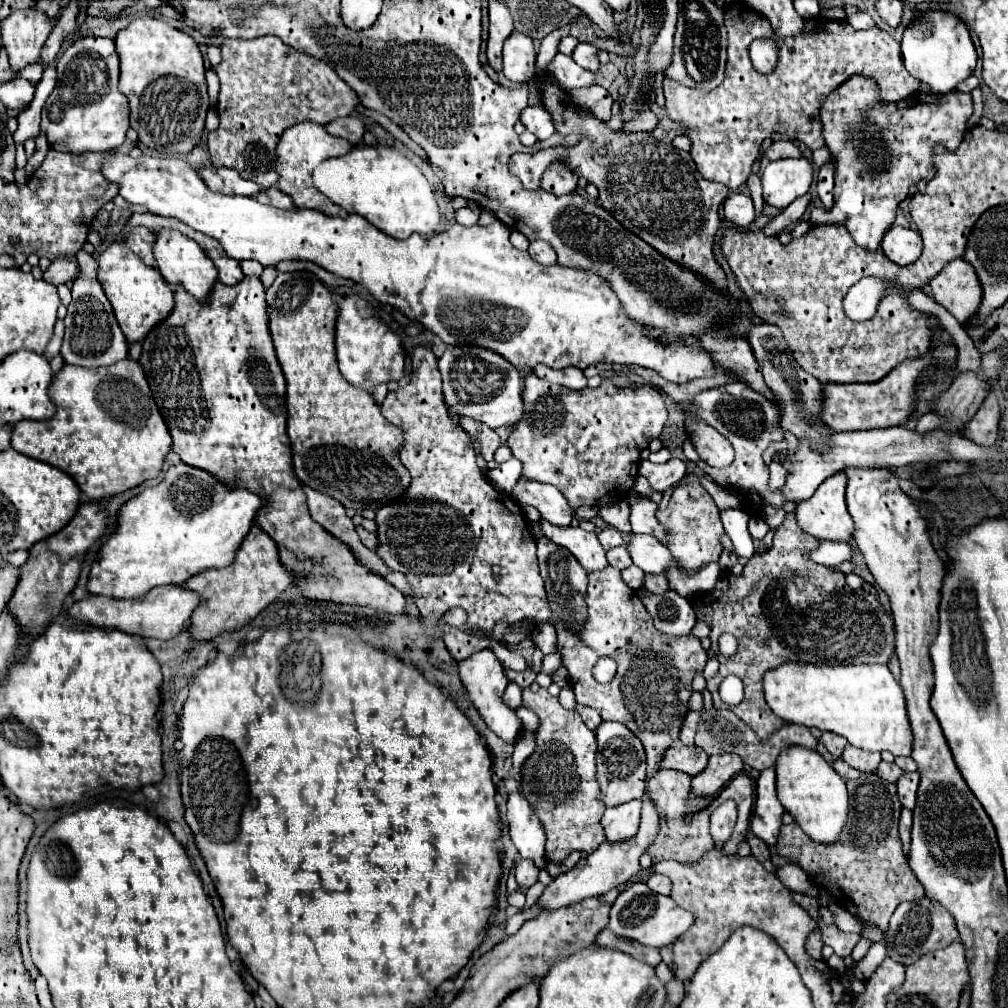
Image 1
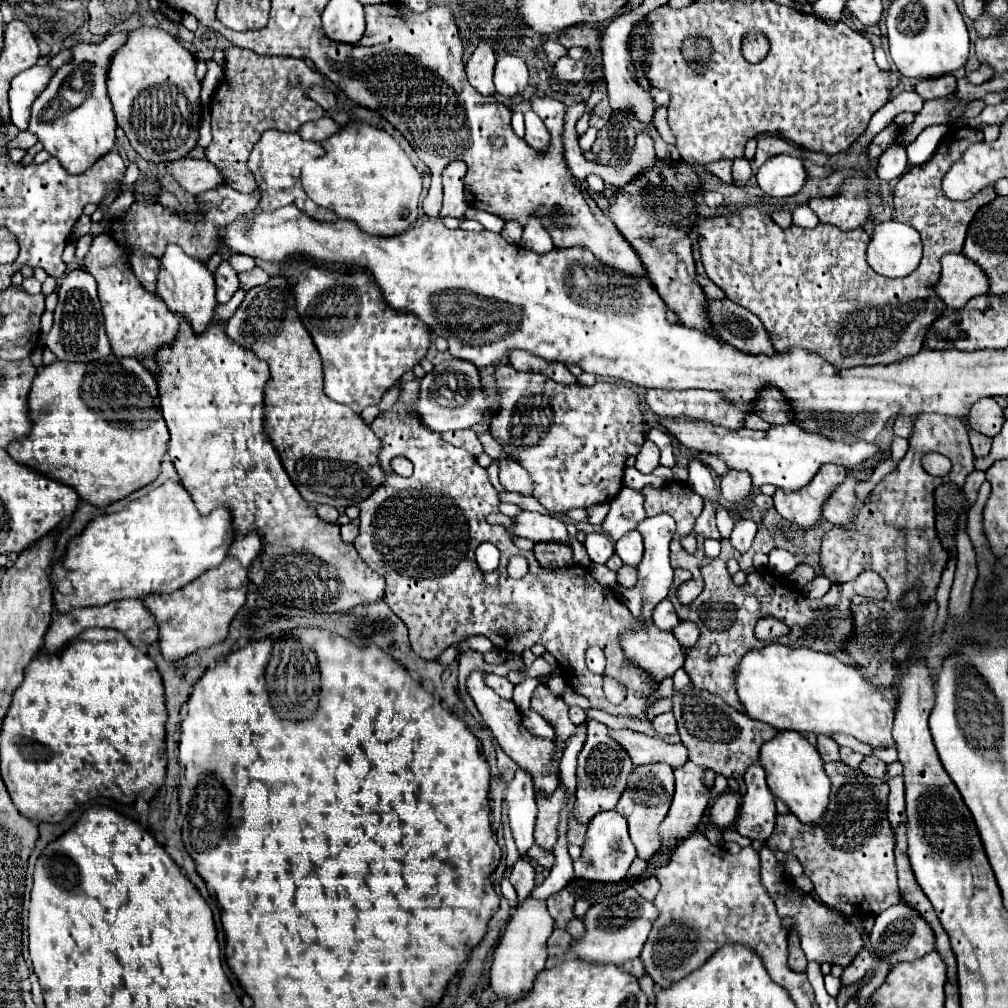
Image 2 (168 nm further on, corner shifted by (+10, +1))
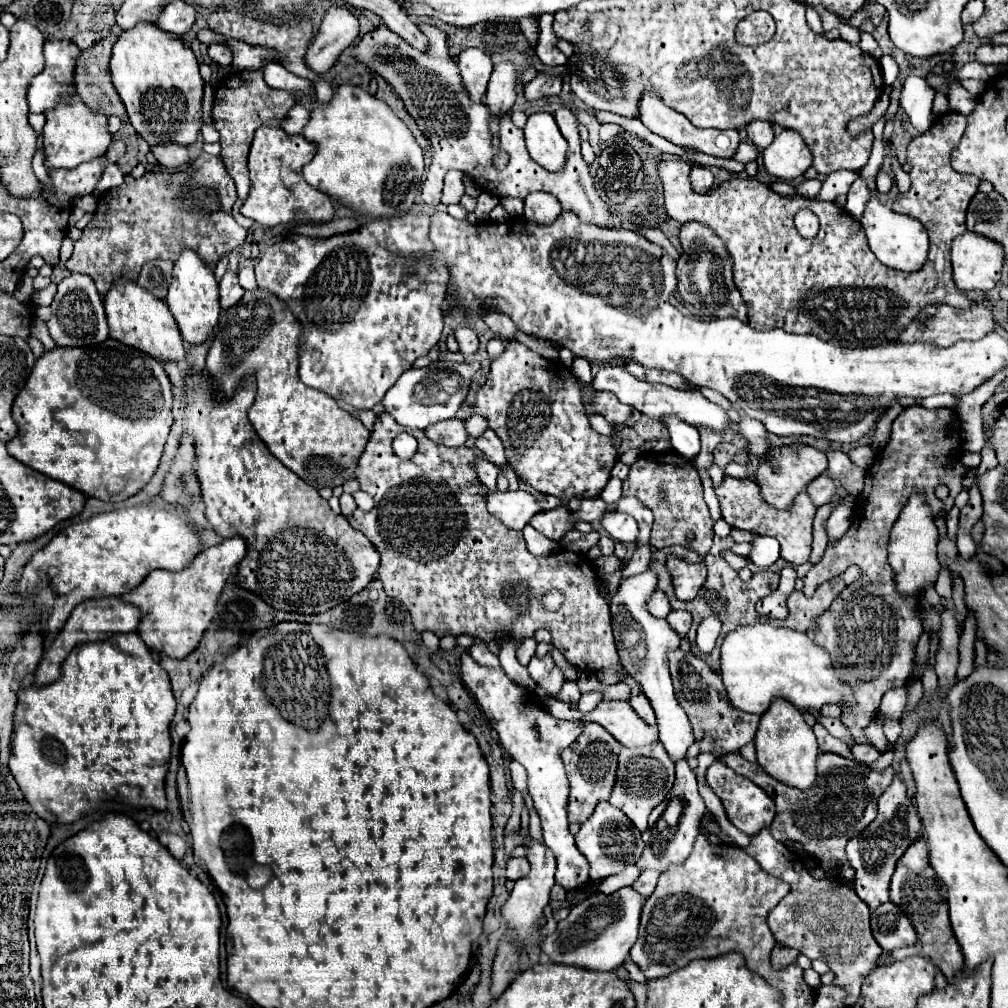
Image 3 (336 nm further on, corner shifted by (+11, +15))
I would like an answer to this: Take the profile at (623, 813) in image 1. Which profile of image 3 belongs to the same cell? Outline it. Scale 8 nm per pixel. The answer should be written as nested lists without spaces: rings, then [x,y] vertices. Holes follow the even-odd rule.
[[[600,802],[594,814],[584,824],[580,824],[580,830],[574,838],[576,838],[576,848],[584,854],[584,858],[590,864],[592,880],[602,880],[606,876],[622,872],[626,864],[636,862],[644,850],[644,842],[636,826],[628,820],[628,816],[622,810],[614,808],[610,802]]]

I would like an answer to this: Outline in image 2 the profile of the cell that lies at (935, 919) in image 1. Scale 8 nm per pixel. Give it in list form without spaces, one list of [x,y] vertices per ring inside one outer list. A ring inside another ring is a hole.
[[[899,902],[897,906],[891,906],[887,910],[883,910],[877,920],[875,926],[869,934],[869,942],[873,952],[877,952],[877,956],[889,964],[897,964],[897,962],[913,962],[929,952],[935,950],[935,934],[929,928],[929,924],[907,904]]]

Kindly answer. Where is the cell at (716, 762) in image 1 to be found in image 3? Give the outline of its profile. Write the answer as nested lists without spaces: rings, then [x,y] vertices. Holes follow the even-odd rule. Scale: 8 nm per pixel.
[[[682,758],[676,762],[676,782],[672,786],[672,790],[668,792],[668,800],[664,800],[664,804],[660,804],[660,808],[654,808],[650,818],[648,818],[648,830],[642,834],[642,840],[646,844],[644,848],[644,854],[642,858],[636,862],[640,870],[646,870],[646,868],[652,868],[652,870],[658,870],[658,872],[664,872],[664,868],[668,868],[668,864],[680,864],[680,860],[686,860],[686,856],[690,854],[692,850],[692,844],[696,840],[696,836],[700,834],[700,820],[704,818],[704,812],[706,812],[706,806],[704,806],[704,800],[702,796],[698,794],[698,784],[696,784],[696,776],[692,772],[692,768],[688,766],[688,760]],[[672,800],[680,800],[682,804],[682,812],[680,812],[680,820],[676,826],[660,826],[660,818],[664,814],[664,810],[668,808],[668,804]]]

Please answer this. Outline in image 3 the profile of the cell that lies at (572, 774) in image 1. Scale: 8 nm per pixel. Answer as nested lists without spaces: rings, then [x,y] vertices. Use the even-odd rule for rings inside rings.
[[[546,654],[544,658],[532,658],[528,664],[528,672],[532,676],[532,680],[552,698],[558,696],[562,684],[566,682],[564,674],[560,672],[560,668],[554,664],[554,660],[550,658],[550,654]]]

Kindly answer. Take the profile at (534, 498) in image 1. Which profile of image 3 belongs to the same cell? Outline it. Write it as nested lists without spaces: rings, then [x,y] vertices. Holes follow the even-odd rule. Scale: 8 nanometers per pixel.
[[[486,430],[486,432],[476,440],[476,448],[484,454],[486,460],[490,460],[492,464],[496,464],[498,468],[508,466],[508,460],[506,460],[506,454],[504,454],[502,440],[496,436],[496,432]]]

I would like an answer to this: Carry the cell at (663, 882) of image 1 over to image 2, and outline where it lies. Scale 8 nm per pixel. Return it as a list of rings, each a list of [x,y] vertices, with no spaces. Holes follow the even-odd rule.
[[[649,876],[649,878],[641,880],[641,882],[635,882],[633,888],[635,888],[645,900],[651,902],[651,900],[657,896],[657,892],[659,892],[659,882],[657,882],[655,876]]]

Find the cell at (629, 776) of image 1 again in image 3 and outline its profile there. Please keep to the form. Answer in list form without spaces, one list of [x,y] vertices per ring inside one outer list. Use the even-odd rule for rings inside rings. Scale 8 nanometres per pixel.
[[[588,722],[584,724],[584,732],[576,738],[576,742],[562,752],[562,760],[570,780],[570,800],[568,800],[570,822],[576,822],[576,824],[586,822],[592,816],[596,804],[610,798],[620,750],[622,750],[622,744],[614,736],[610,736],[606,728],[602,728],[596,722]]]

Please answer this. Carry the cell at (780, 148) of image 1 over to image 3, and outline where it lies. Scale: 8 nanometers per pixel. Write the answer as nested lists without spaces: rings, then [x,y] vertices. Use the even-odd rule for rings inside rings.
[[[750,122],[746,126],[748,140],[758,146],[758,150],[764,150],[772,140],[774,140],[774,130],[768,122]]]

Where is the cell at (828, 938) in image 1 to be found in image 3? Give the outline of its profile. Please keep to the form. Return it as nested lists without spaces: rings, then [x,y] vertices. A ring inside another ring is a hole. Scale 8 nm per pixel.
[[[768,828],[754,834],[746,850],[758,864],[762,864],[762,870],[790,886],[790,892],[768,916],[774,938],[784,946],[800,950],[808,958],[822,958],[836,974],[834,984],[846,988],[846,1004],[852,1006],[860,996],[864,976],[878,966],[878,956],[882,954],[882,948],[870,932],[870,908],[848,886],[834,886],[826,878],[814,880],[798,856],[774,840]]]

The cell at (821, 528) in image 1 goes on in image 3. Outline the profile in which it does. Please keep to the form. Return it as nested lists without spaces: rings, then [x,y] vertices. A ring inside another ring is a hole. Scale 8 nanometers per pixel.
[[[804,446],[800,452],[776,452],[776,456],[768,456],[768,460],[760,460],[760,468],[756,470],[756,482],[760,486],[760,492],[764,500],[768,500],[776,508],[790,508],[794,504],[794,498],[806,490],[806,486],[816,480],[820,474],[824,474],[828,466],[826,452]]]

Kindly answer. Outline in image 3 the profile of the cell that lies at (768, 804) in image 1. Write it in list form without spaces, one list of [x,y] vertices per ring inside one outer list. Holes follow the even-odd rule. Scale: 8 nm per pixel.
[[[716,760],[708,770],[706,770],[706,782],[714,790],[718,798],[722,800],[728,820],[748,836],[754,836],[760,832],[760,828],[768,828],[774,820],[774,800],[752,780],[736,774],[732,769],[727,767],[722,761]]]

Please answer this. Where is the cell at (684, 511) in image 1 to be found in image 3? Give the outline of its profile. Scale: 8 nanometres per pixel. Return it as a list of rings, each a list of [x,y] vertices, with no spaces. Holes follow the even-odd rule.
[[[646,452],[630,466],[630,476],[624,480],[624,494],[636,496],[654,514],[654,528],[650,544],[654,548],[664,548],[680,544],[684,548],[696,550],[700,556],[708,554],[712,546],[712,518],[708,506],[702,498],[702,482],[690,460],[684,460],[678,452]],[[686,532],[694,532],[694,542],[686,542]]]

